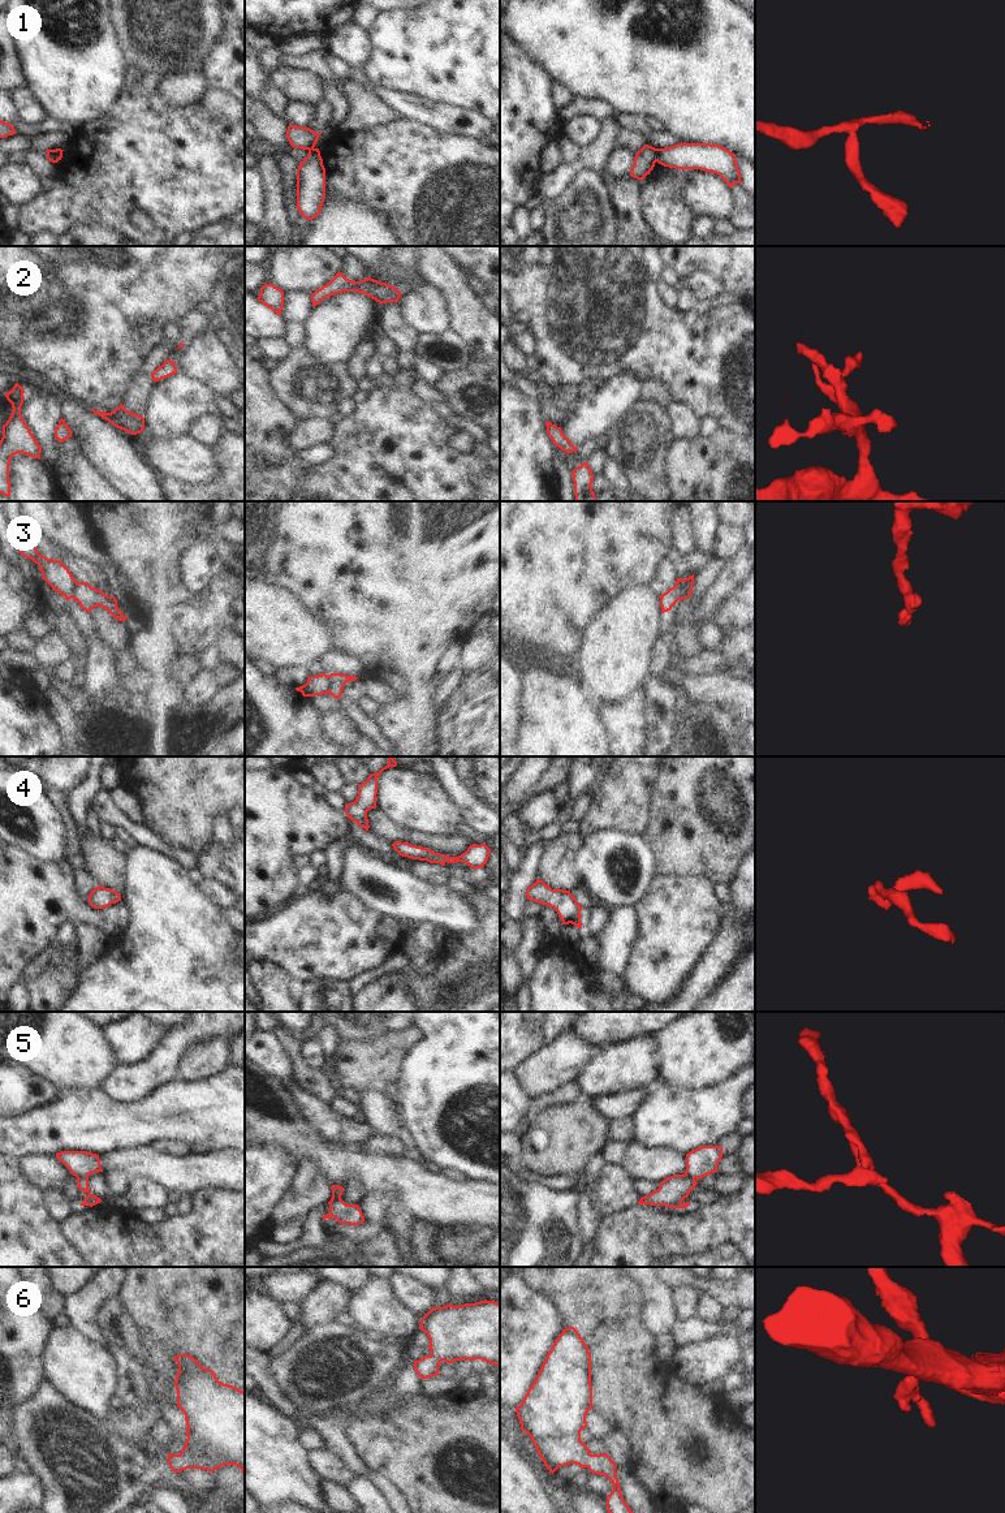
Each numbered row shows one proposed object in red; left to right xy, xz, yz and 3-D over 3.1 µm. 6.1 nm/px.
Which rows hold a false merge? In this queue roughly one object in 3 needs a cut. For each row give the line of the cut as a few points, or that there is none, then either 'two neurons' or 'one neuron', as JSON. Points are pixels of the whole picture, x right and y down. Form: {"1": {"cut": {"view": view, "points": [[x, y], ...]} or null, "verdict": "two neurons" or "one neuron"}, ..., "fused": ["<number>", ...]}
{"1": {"cut": {"view": "yz", "points": [[656, 149], [658, 160]]}, "verdict": "two neurons"}, "2": {"cut": null, "verdict": "one neuron"}, "3": {"cut": {"view": "xz", "points": [[327, 676], [330, 692]]}, "verdict": "two neurons"}, "4": {"cut": null, "verdict": "one neuron"}, "5": {"cut": {"view": "xy", "points": [[87, 1176], [77, 1177]]}, "verdict": "two neurons"}, "6": {"cut": null, "verdict": "one neuron"}, "fused": ["1", "3", "5"]}

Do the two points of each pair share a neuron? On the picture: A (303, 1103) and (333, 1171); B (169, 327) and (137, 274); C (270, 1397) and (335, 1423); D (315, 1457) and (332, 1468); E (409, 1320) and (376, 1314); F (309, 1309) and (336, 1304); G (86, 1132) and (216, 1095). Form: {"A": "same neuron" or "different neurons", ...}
{"A": "different neurons", "B": "different neurons", "C": "same neuron", "D": "same neuron", "E": "same neuron", "F": "same neuron", "G": "same neuron"}

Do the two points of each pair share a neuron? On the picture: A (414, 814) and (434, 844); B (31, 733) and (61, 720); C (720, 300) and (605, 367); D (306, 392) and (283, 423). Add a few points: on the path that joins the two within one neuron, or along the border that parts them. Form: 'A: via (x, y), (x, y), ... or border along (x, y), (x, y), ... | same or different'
A: border along (399, 824), (426, 833), (456, 835) | different
B: border along (46, 708), (63, 742) | different
C: border along (741, 300), (712, 307) | different
D: border along (271, 388), (298, 418) | different

